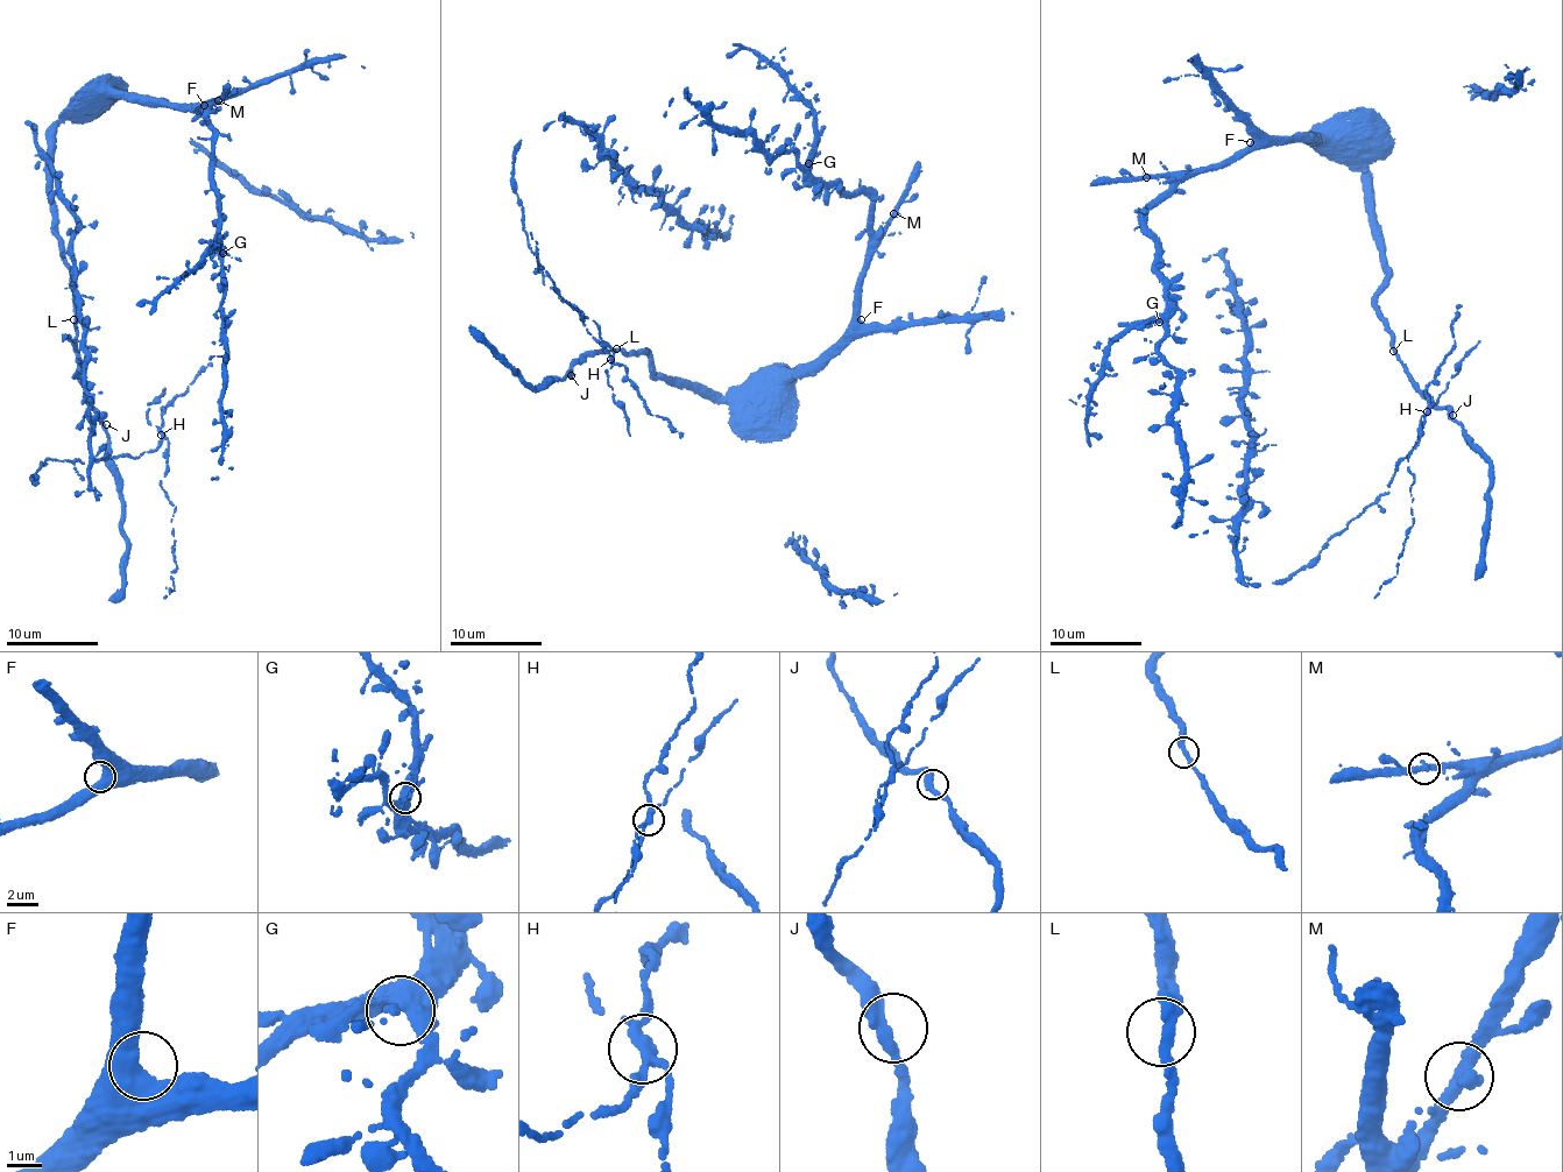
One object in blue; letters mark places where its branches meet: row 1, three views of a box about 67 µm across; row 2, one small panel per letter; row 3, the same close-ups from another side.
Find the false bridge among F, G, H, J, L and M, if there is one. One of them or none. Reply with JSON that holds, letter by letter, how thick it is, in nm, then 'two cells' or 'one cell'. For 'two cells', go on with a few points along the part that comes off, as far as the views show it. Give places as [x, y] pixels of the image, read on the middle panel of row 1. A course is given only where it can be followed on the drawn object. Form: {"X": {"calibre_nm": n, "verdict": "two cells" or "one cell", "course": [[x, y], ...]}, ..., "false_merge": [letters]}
{"F": {"calibre_nm": 480, "verdict": "one cell"}, "G": {"calibre_nm": 360, "verdict": "one cell"}, "H": {"calibre_nm": 320, "verdict": "two cells", "course": [[610, 359], [588, 332], [580, 311], [542, 282], [542, 272], [522, 230], [511, 174], [520, 139]]}, "J": {"calibre_nm": 360, "verdict": "one cell"}, "L": {"calibre_nm": 340, "verdict": "one cell"}, "M": {"calibre_nm": 400, "verdict": "one cell"}, "false_merge": ["H"]}

